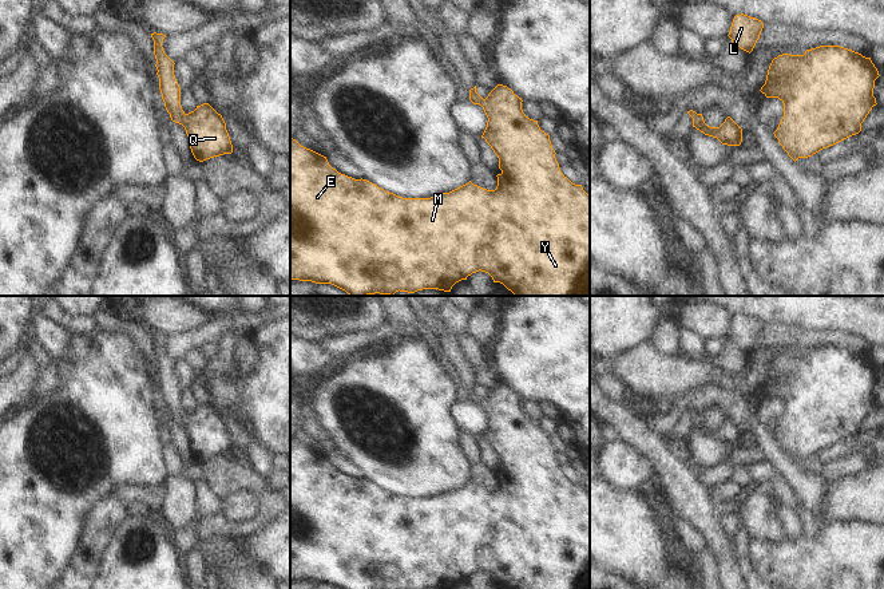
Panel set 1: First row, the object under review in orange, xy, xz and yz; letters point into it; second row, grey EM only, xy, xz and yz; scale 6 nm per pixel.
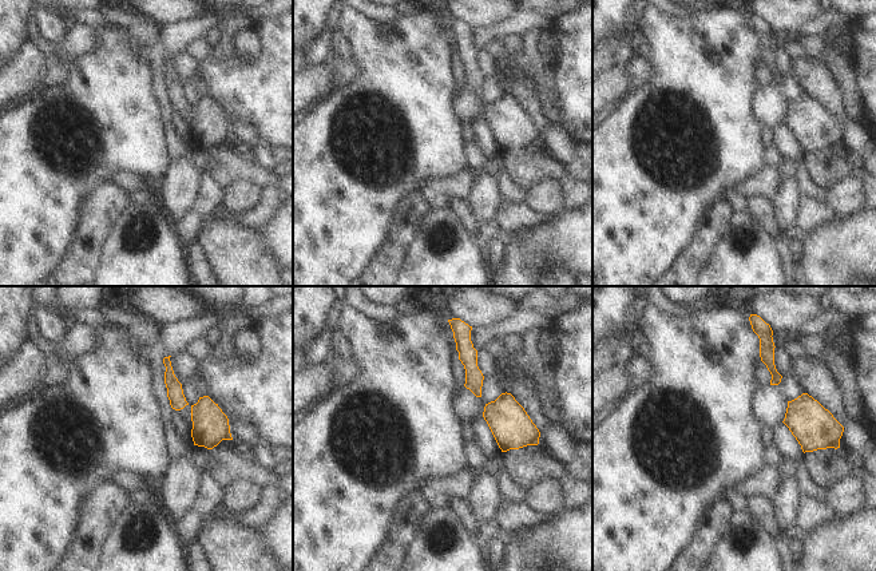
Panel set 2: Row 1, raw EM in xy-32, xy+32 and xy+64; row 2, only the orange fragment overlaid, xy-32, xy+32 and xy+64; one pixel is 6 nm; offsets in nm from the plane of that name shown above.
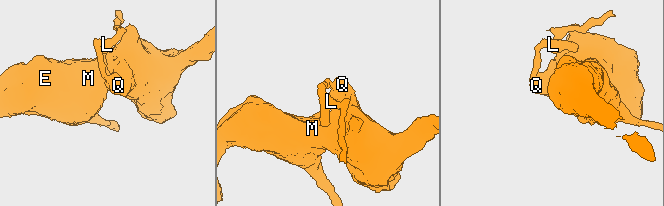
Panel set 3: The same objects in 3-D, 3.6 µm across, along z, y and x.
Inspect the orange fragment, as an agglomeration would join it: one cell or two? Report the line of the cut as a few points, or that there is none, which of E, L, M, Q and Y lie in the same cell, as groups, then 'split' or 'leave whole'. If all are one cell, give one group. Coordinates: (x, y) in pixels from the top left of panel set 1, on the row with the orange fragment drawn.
cut xy (186, 114), (181, 123); groups E M Q Y / L; split

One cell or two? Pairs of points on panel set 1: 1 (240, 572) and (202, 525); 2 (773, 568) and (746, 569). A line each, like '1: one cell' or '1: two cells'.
1: two cells
2: two cells

